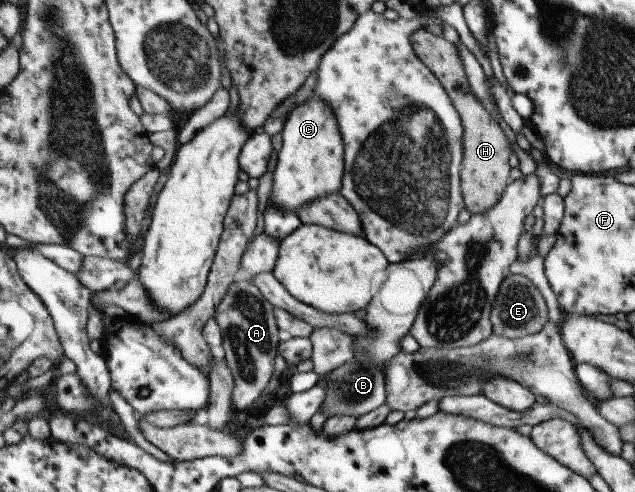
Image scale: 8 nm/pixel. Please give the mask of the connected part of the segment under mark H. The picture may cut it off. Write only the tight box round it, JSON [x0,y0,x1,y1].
[412,28,514,216]

